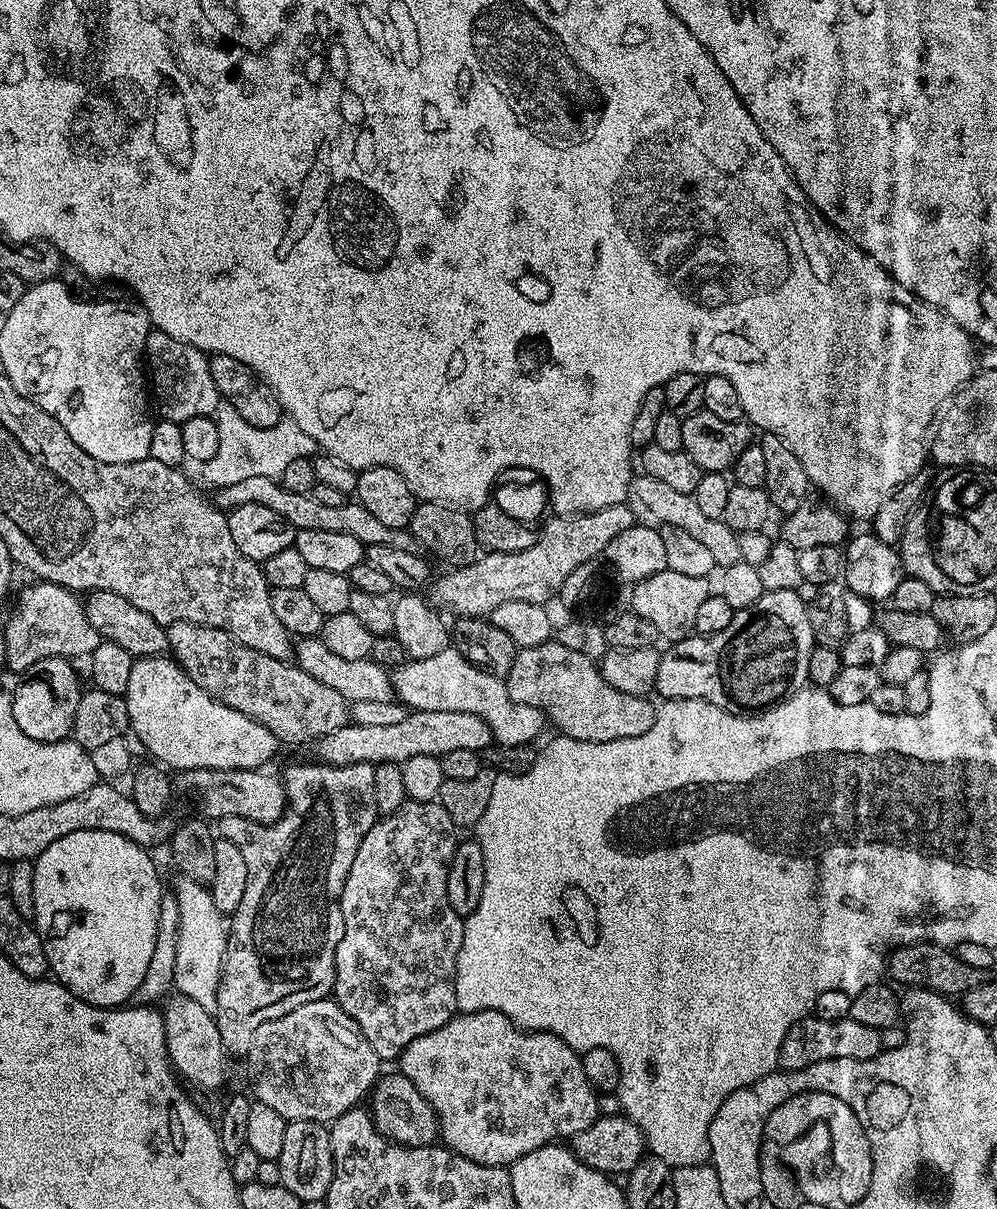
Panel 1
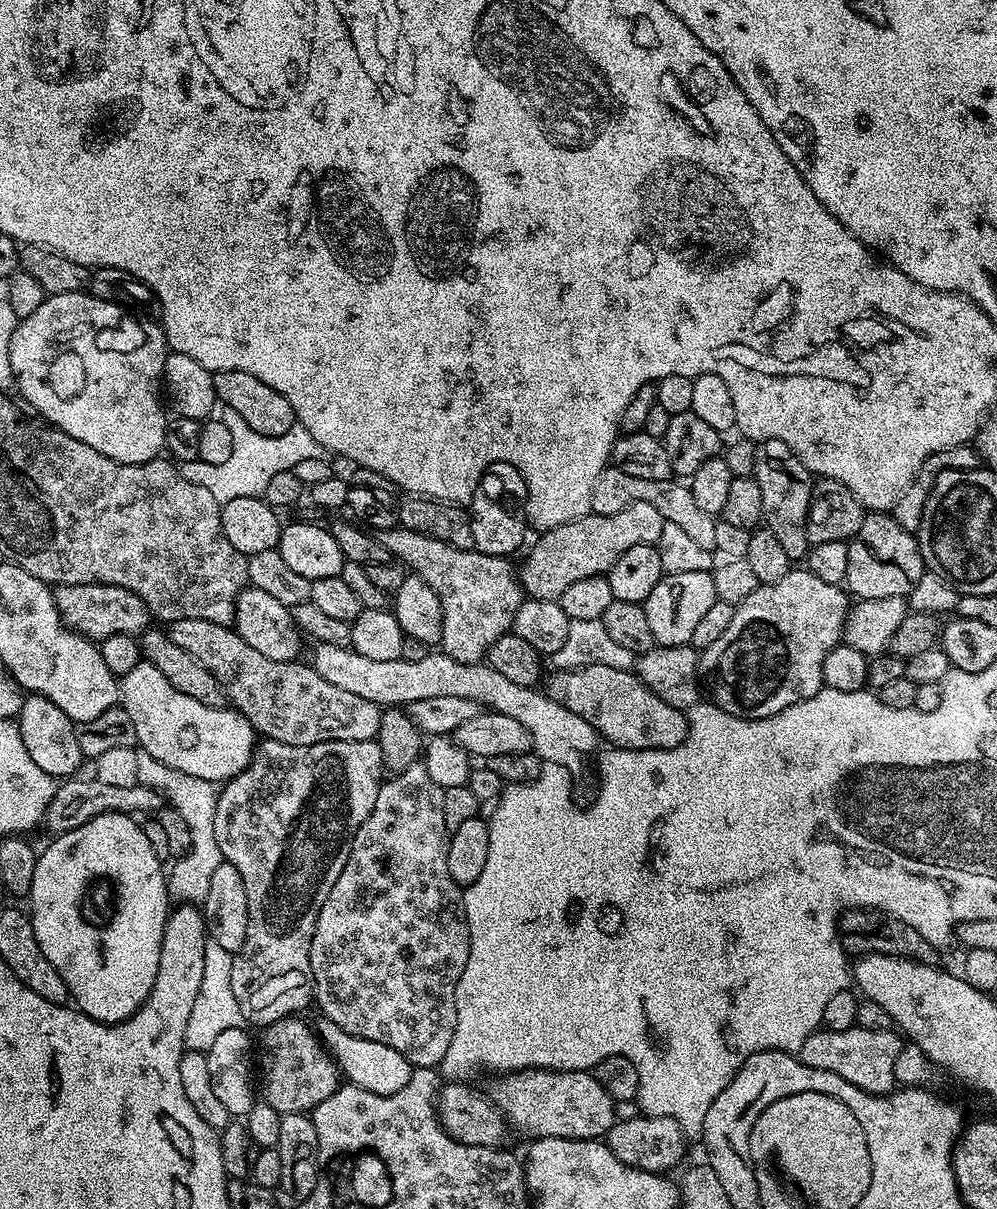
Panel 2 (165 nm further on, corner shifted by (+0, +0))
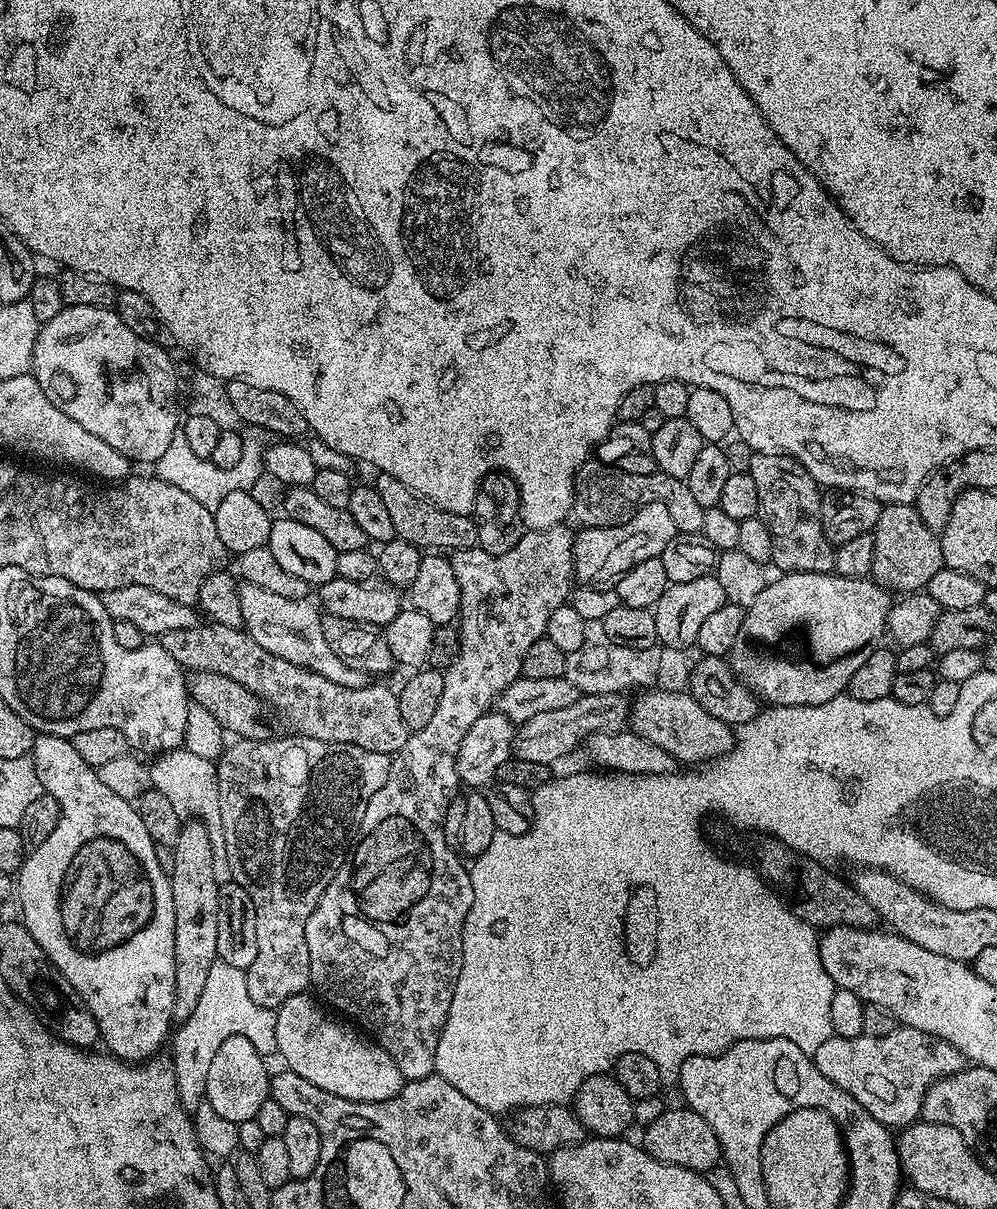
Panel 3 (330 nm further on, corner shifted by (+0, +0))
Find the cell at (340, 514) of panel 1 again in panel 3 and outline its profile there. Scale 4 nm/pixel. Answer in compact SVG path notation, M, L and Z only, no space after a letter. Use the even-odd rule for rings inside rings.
M555 524L549 528L533 528L525 531L519 542L510 550L506 550L506 554L490 554L477 546L453 552L450 559L454 566L454 575L458 577L458 590L460 591L460 614L458 617L460 650L456 660L443 671L442 699L438 702L438 707L434 710L430 722L426 722L426 726L415 729L409 735L408 741L391 757L392 765L388 771L386 782L382 786L382 790L378 790L378 794L374 794L374 798L370 798L370 802L366 806L366 814L362 814L360 826L354 833L354 843L351 845L350 855L334 874L330 886L326 886L318 906L314 906L314 914L310 914L310 918L306 922L306 946L310 954L310 974L312 975L311 987L313 989L316 987L324 995L325 1001L323 1000L323 1003L329 1009L331 1009L330 1007L337 1008L341 1012L341 1014L339 1013L341 1017L349 1016L353 1020L353 1022L351 1021L353 1025L361 1024L365 1028L363 1031L375 1043L380 1044L382 1050L386 1050L386 1054L390 1054L390 1058L394 1058L398 1070L402 1070L405 1081L421 1080L435 1073L438 1038L444 1029L446 1018L450 1014L450 1002L454 998L454 990L458 986L458 974L462 970L462 930L466 922L466 914L470 914L470 906L474 902L474 890L472 889L472 877L469 869L466 864L463 864L465 861L458 855L457 849L448 844L444 837L446 810L450 806L450 802L457 799L459 792L456 791L461 791L462 788L458 766L456 765L456 751L458 746L462 746L462 738L466 738L466 732L470 730L470 726L474 726L474 722L478 722L478 718L482 718L485 712L495 705L497 698L515 680L520 679L526 650L530 650L530 646L534 646L534 642L545 639L550 614L554 614L554 610L558 610L558 606L562 606L569 599L574 587L574 532L573 529L568 529L568 526L564 524Z

